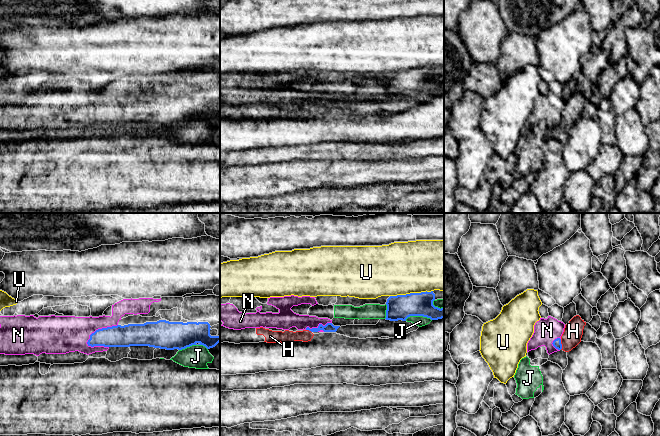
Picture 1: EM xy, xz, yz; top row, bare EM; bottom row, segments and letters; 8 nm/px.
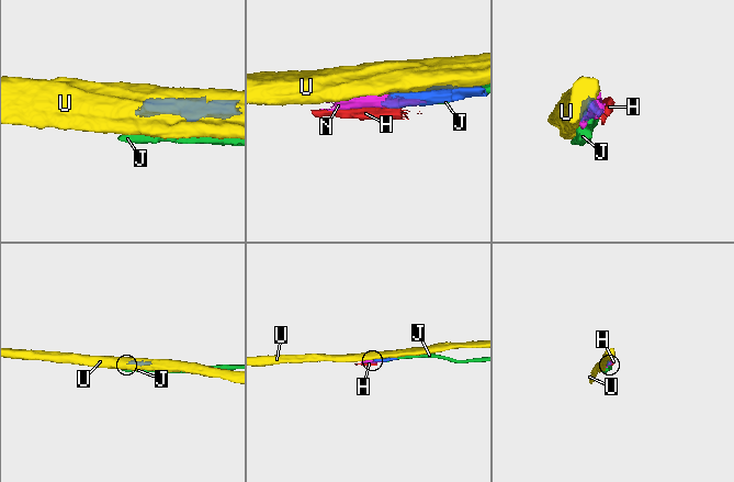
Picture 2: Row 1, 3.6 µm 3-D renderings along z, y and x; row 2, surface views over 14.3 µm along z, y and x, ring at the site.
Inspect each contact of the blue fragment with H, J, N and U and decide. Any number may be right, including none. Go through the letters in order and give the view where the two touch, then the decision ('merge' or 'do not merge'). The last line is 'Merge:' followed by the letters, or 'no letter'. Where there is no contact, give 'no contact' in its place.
H: yz | do not merge
J: xz | do not merge
N: xy | merge
U: xz | do not merge
Merge: N

